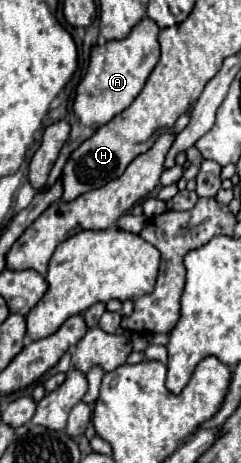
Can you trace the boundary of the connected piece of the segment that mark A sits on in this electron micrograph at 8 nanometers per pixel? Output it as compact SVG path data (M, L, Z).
M143 18L127 38L123 40L109 40L103 46L95 46L91 52L91 62L85 78L77 86L77 96L73 102L73 112L71 112L71 136L69 142L65 142L51 174L49 174L49 184L51 186L63 172L63 166L69 158L69 154L79 148L87 138L91 138L99 126L107 124L113 116L121 114L143 90L151 70L159 62L159 26L151 18Z

